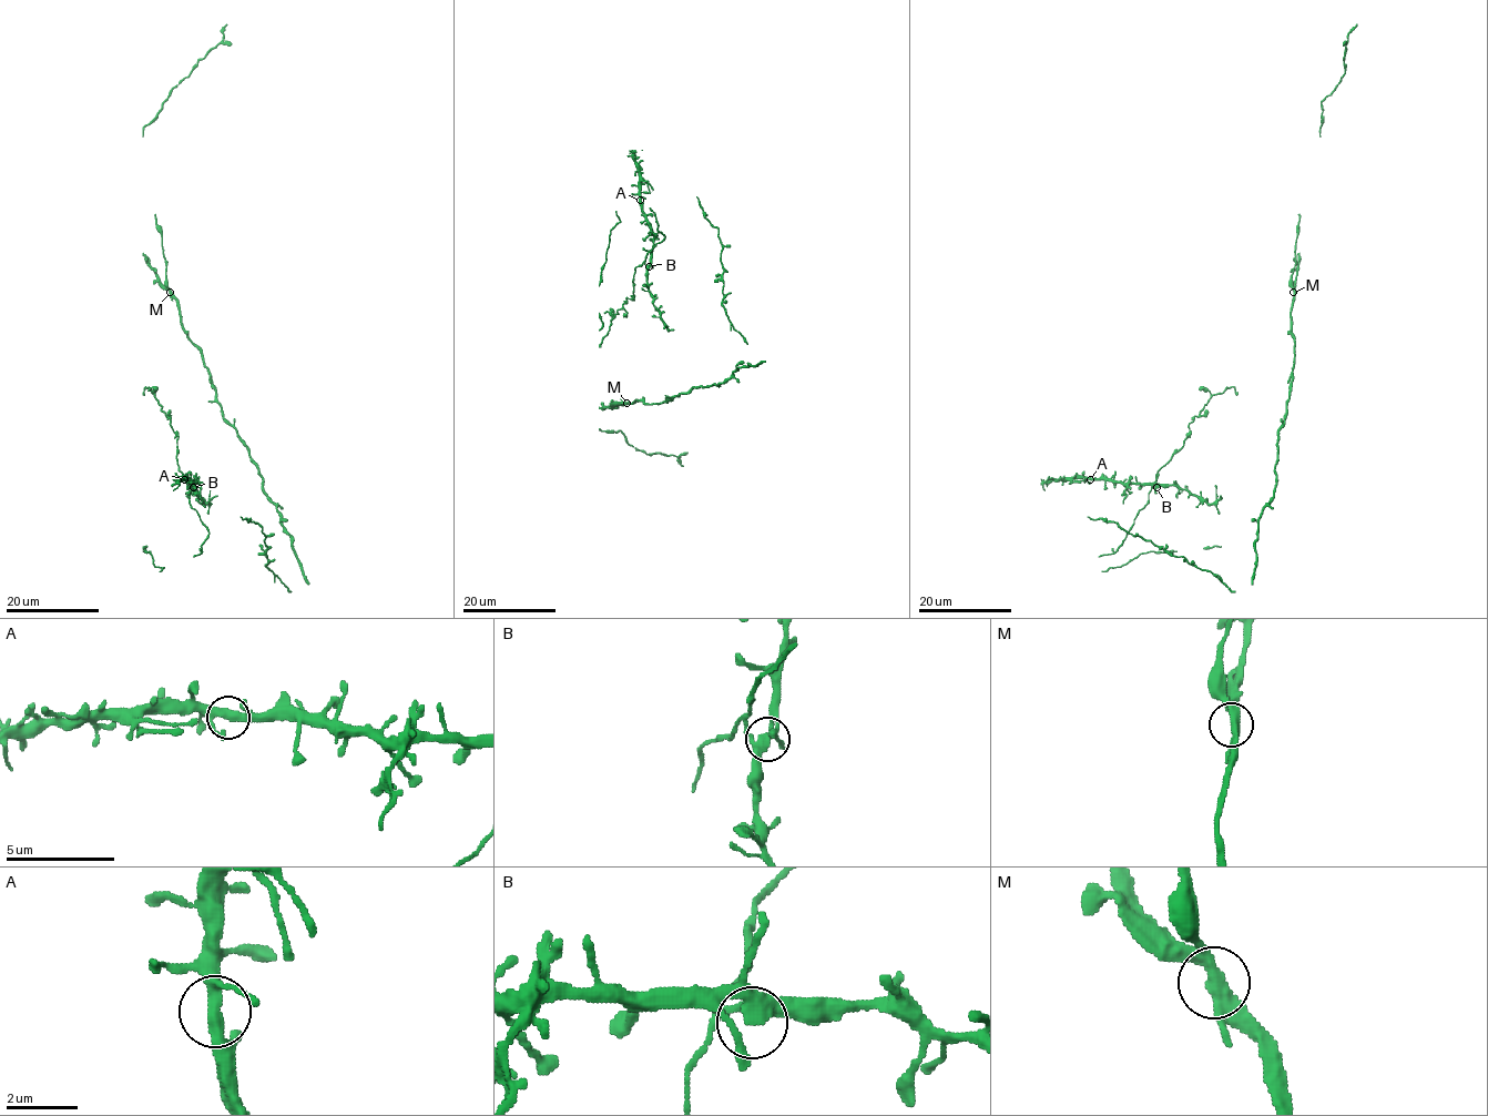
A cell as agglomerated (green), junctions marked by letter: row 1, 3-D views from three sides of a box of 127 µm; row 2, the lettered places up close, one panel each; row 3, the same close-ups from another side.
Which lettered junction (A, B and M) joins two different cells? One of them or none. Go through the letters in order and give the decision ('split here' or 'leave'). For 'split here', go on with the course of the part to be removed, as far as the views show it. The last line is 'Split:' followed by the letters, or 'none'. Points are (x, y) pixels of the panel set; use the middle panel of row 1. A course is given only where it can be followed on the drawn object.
A: leave
B: leave
M: split here; foreign part runs (625, 403), (622, 401), (611, 407)
Split: M

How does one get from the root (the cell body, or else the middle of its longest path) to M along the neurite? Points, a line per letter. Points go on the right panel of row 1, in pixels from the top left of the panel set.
M: (1274, 495), (1277, 430), (1285, 417), (1293, 381), (1295, 340), (1290, 310), (1294, 292)

